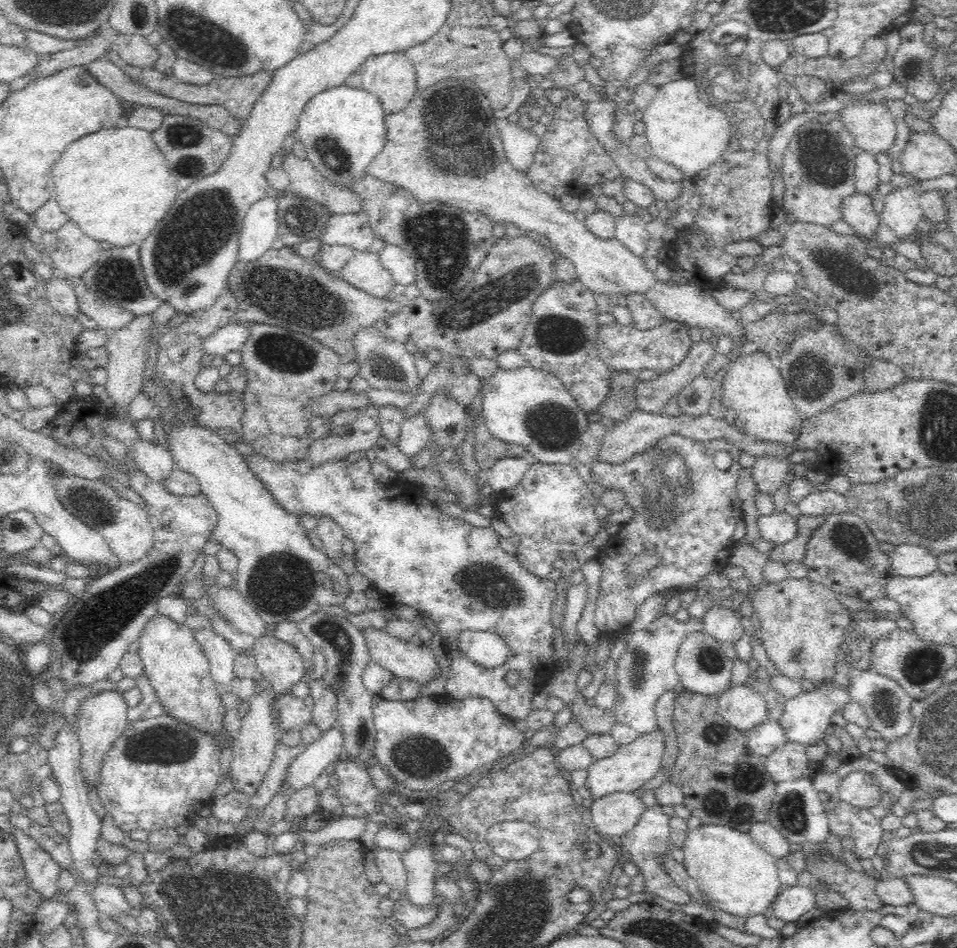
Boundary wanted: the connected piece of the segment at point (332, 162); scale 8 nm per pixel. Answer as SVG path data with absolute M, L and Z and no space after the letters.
M345 84L329 88L314 96L307 103L304 112L299 116L296 140L302 143L302 150L314 168L326 180L332 179L338 186L350 187L355 181L366 175L366 168L374 160L374 156L382 150L386 142L386 126L384 126L384 112L377 96L363 88L352 88Z

